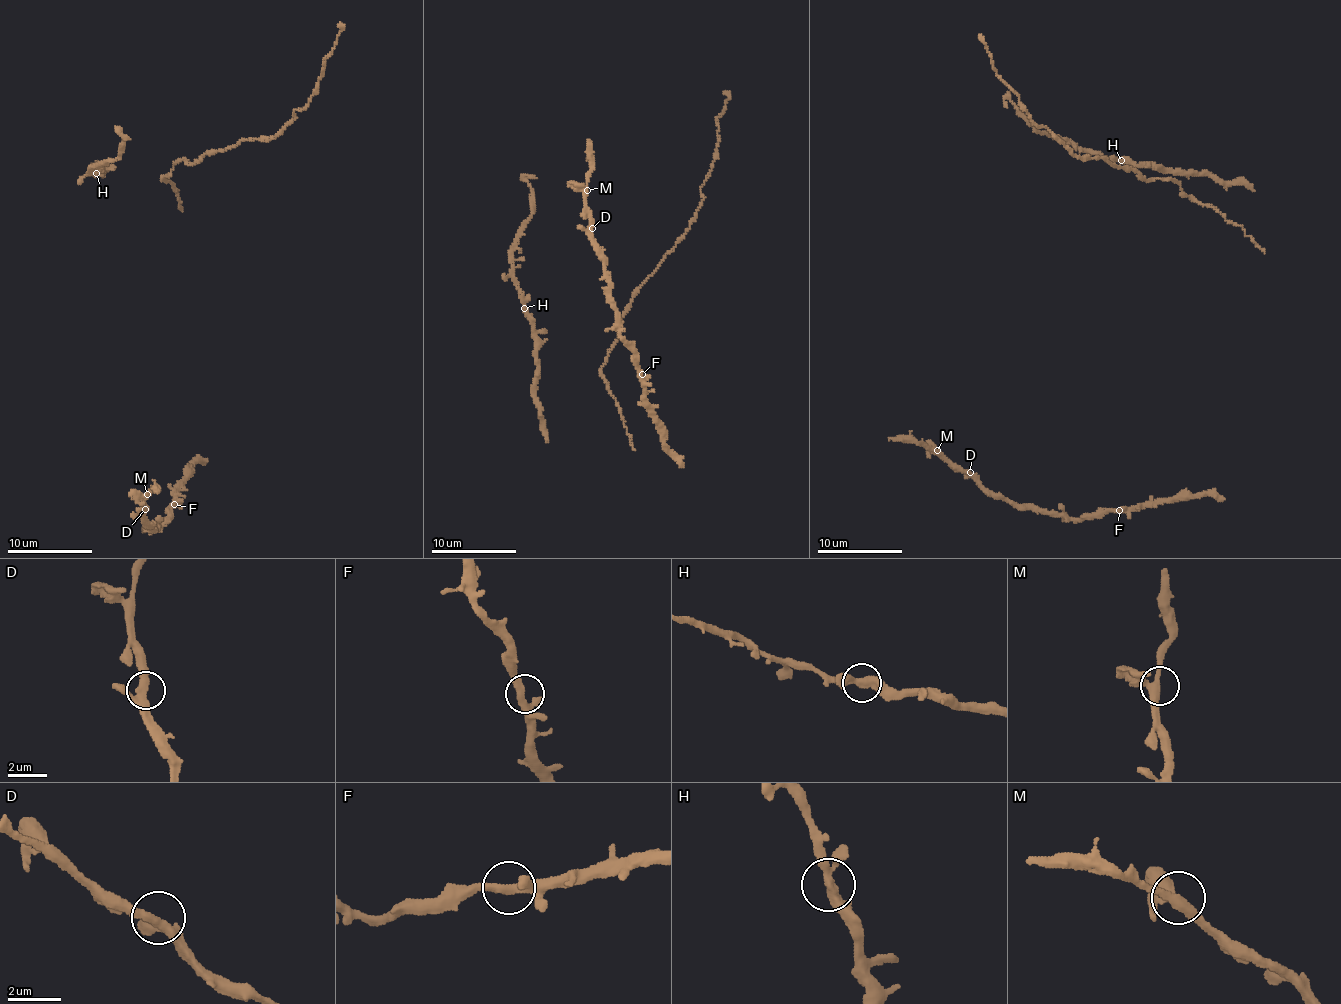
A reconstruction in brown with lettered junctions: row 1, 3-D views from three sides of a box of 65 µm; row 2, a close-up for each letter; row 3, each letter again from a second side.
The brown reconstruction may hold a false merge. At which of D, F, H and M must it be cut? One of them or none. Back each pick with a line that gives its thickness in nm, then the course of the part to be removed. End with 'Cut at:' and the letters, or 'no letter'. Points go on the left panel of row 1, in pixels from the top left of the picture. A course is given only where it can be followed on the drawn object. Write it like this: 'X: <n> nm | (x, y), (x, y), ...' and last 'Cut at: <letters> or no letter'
Cut at: no letter

